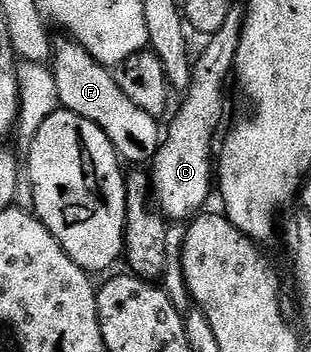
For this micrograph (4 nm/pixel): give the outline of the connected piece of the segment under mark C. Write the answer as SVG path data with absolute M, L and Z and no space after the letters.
M235 16L221 31L208 38L209 46L202 51L201 58L196 58L195 61L193 83L188 94L190 97L182 103L177 118L175 113L168 122L170 125L167 125L163 144L151 162L151 185L155 190L155 201L170 222L192 222L209 201L213 169L215 173L213 136L225 117L225 80L228 77L230 80L237 64L237 49L242 40L242 30L242 18Z

